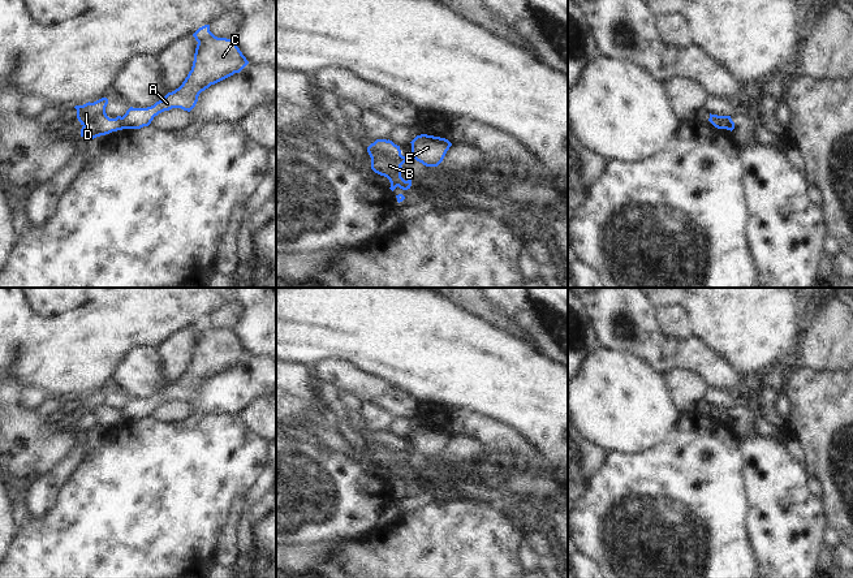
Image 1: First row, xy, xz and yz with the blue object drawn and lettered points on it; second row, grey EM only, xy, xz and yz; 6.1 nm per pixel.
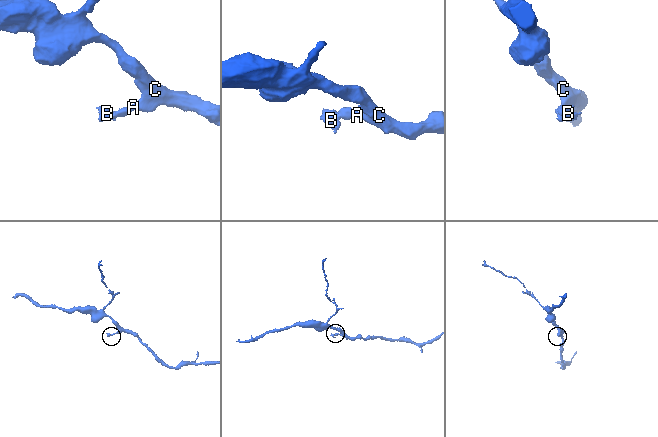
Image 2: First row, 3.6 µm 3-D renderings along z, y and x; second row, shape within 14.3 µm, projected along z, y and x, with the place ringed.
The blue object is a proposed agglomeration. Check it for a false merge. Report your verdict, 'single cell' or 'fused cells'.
fused cells

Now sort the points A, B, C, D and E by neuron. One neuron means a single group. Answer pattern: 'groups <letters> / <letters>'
groups A C E / B D

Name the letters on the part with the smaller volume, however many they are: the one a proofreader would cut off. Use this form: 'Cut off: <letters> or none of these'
Cut off: B, D

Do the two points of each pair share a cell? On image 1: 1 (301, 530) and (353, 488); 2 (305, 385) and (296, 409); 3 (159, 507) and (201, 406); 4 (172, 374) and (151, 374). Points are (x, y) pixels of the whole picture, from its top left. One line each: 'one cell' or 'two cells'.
1: one cell
2: one cell
3: two cells
4: two cells

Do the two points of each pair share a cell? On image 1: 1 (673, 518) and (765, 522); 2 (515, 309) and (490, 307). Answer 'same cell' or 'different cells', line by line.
1: different cells
2: different cells

